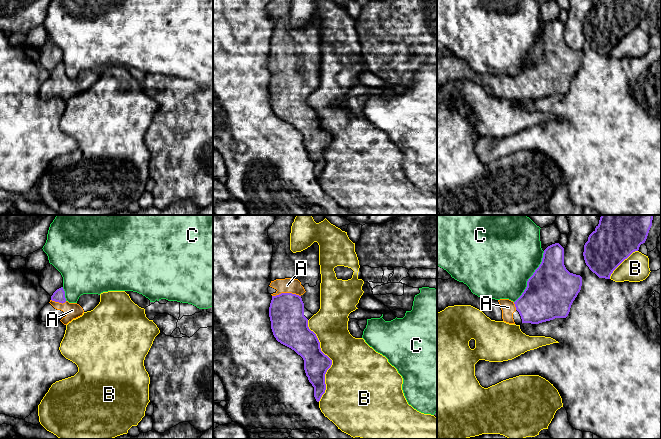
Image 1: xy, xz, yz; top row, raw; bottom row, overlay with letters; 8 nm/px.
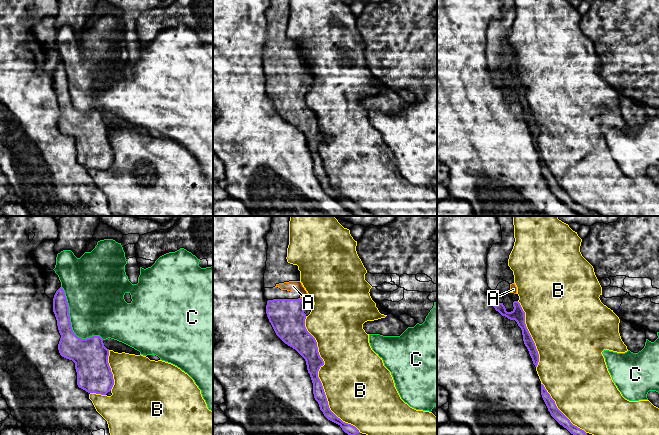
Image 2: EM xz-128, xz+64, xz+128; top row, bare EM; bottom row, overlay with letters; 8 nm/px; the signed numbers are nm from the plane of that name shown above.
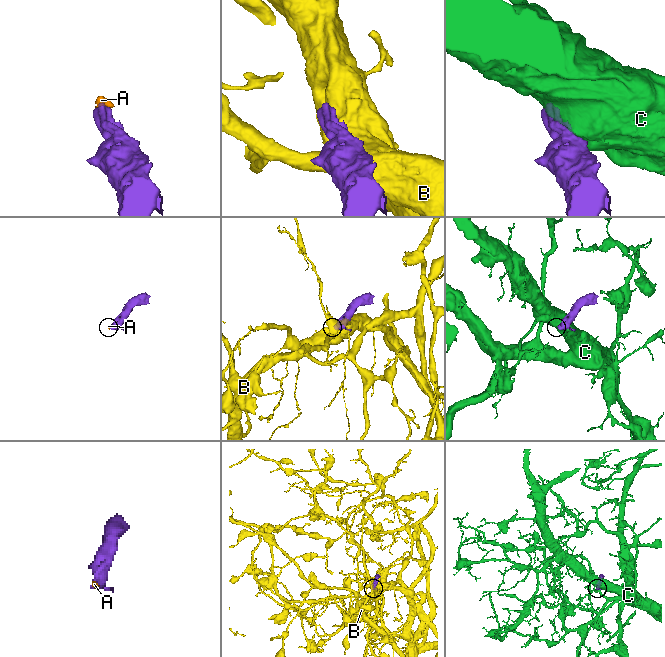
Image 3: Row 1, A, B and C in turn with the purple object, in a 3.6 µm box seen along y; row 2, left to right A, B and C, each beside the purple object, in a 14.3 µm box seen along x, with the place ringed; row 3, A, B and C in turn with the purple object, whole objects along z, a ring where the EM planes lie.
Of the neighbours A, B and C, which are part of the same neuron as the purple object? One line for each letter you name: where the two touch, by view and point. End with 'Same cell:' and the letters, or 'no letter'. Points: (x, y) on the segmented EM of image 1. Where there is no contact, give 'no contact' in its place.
A: contact xz (286, 293)
Same cell: A

